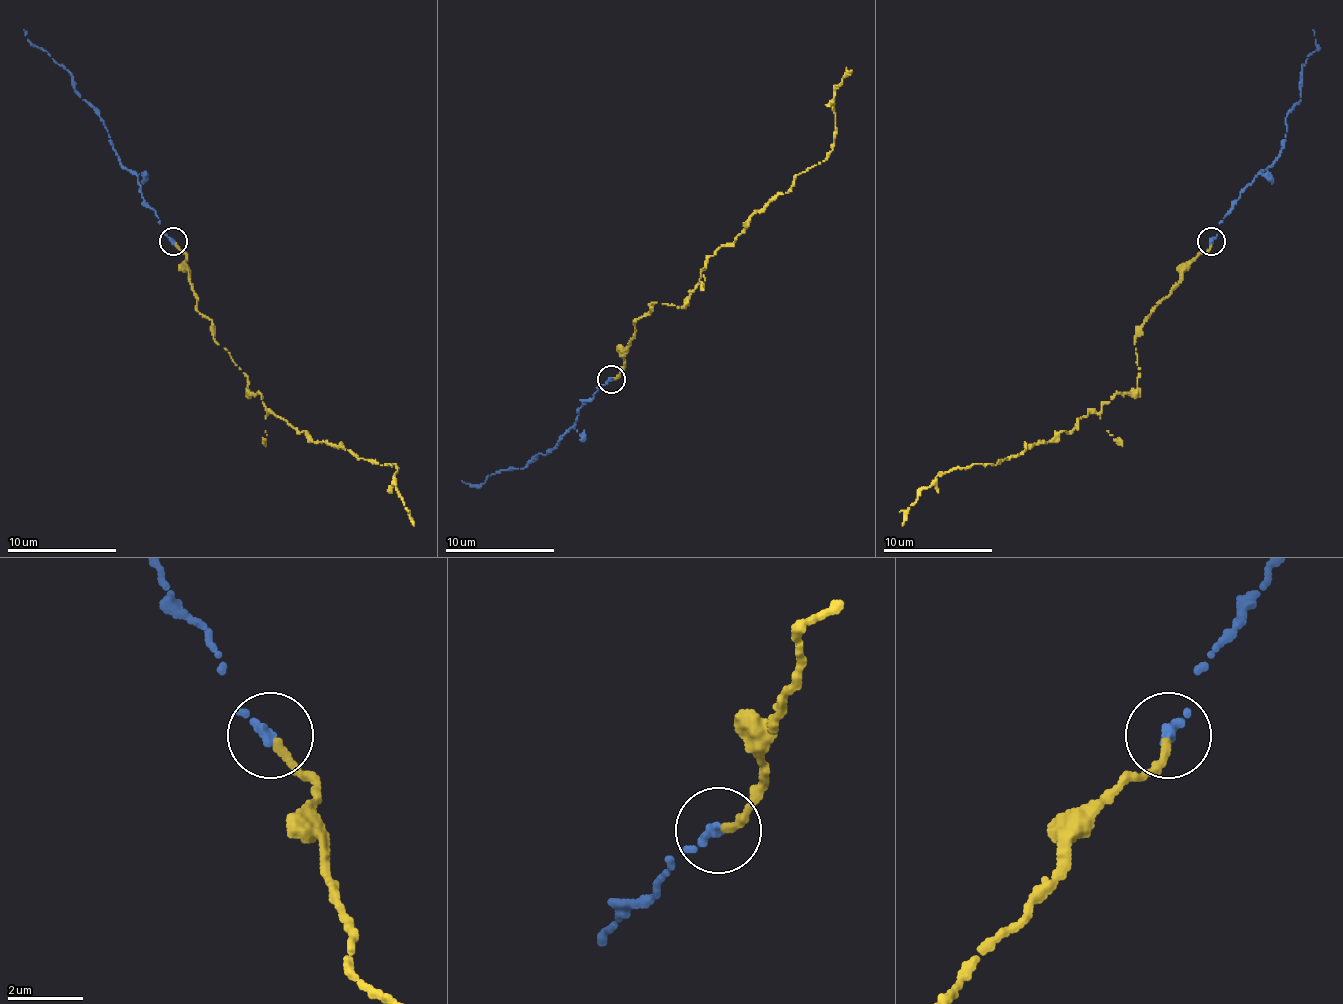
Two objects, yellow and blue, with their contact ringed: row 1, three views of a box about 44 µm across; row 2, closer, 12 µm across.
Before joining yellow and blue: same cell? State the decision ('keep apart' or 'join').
join

